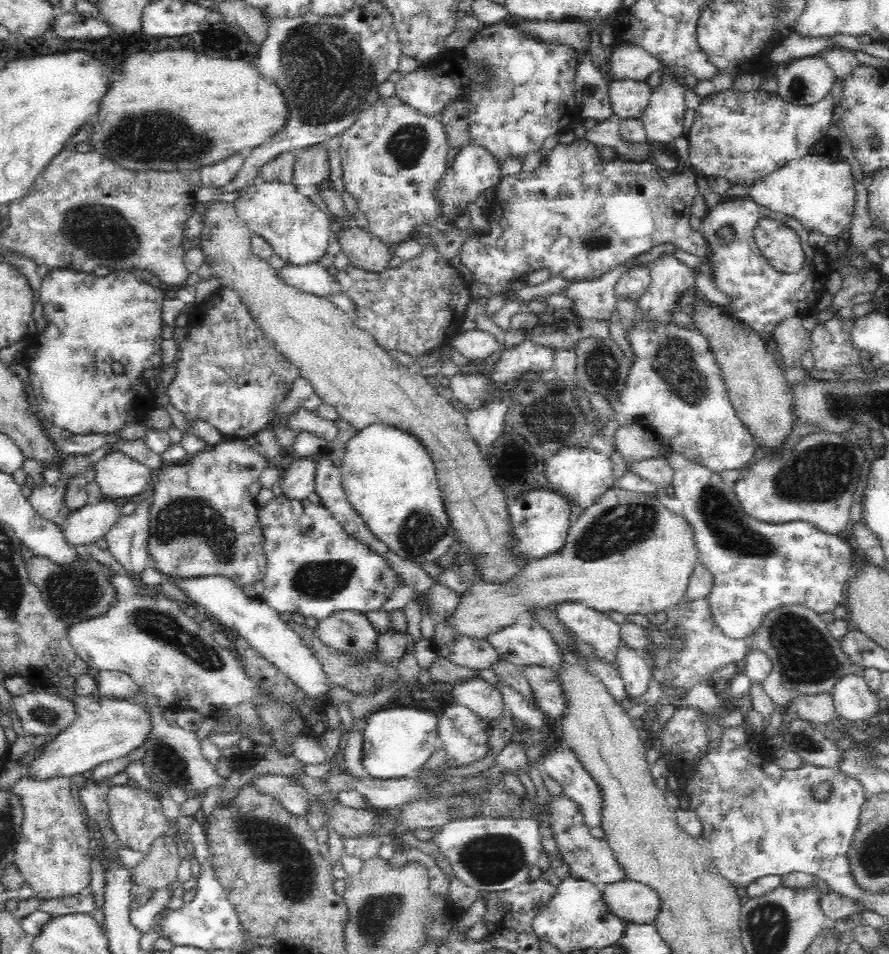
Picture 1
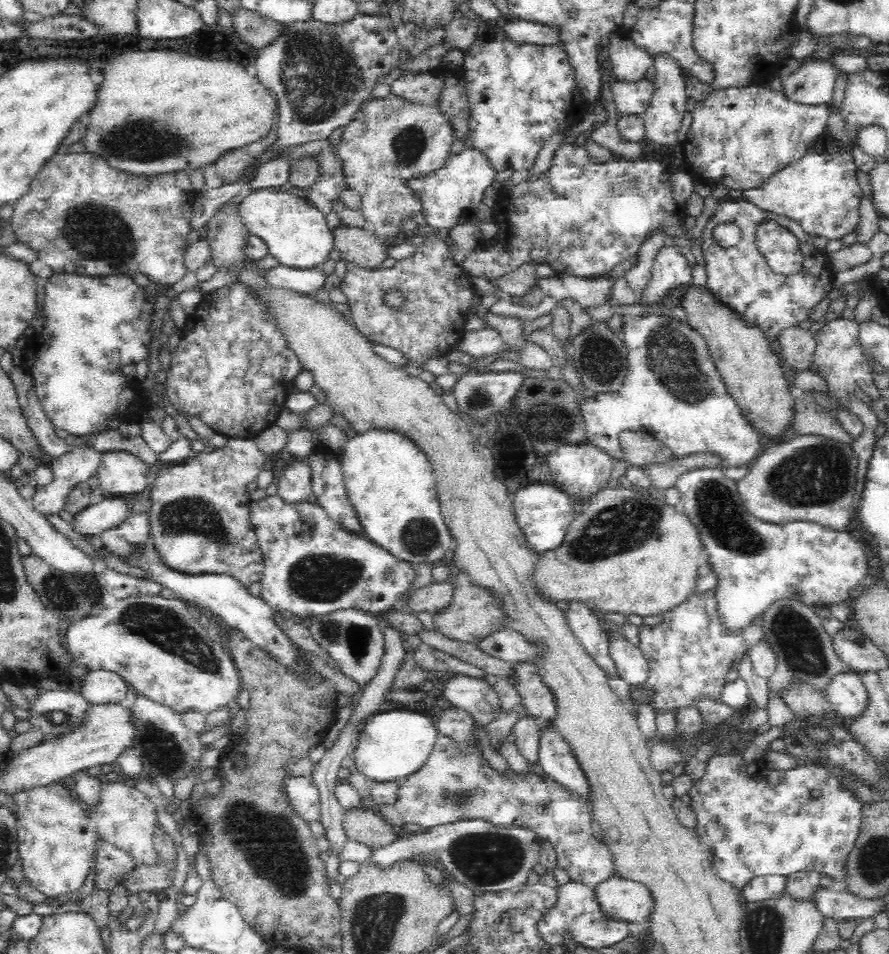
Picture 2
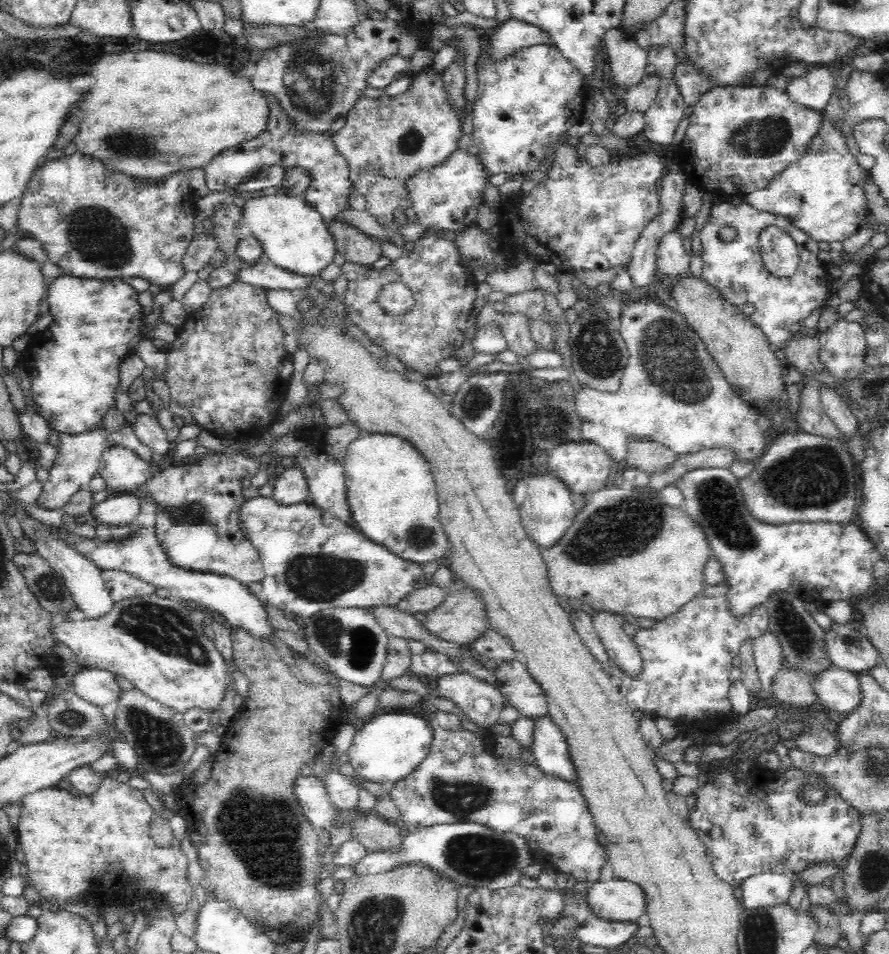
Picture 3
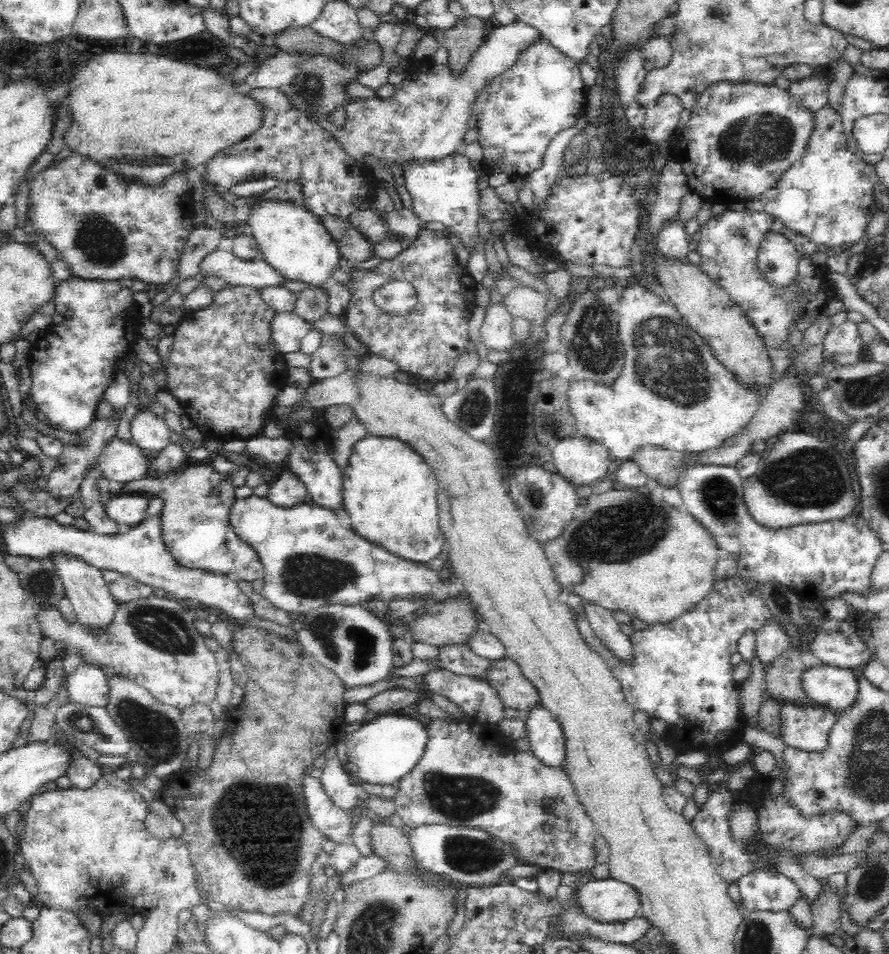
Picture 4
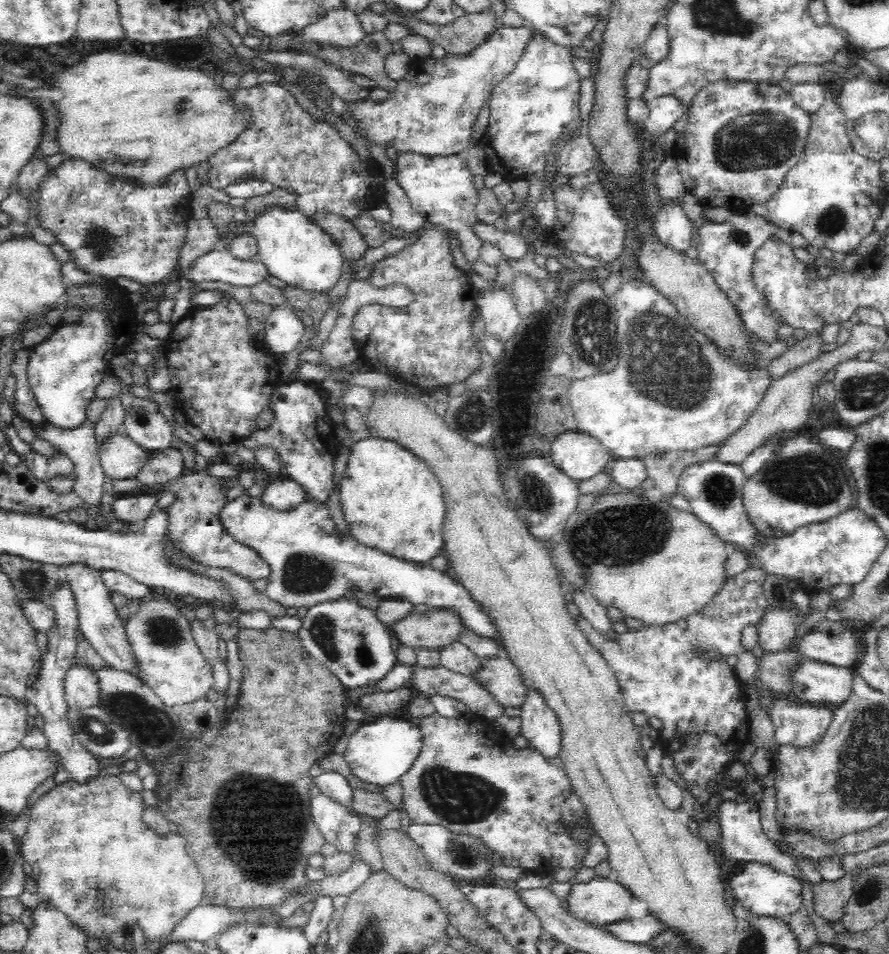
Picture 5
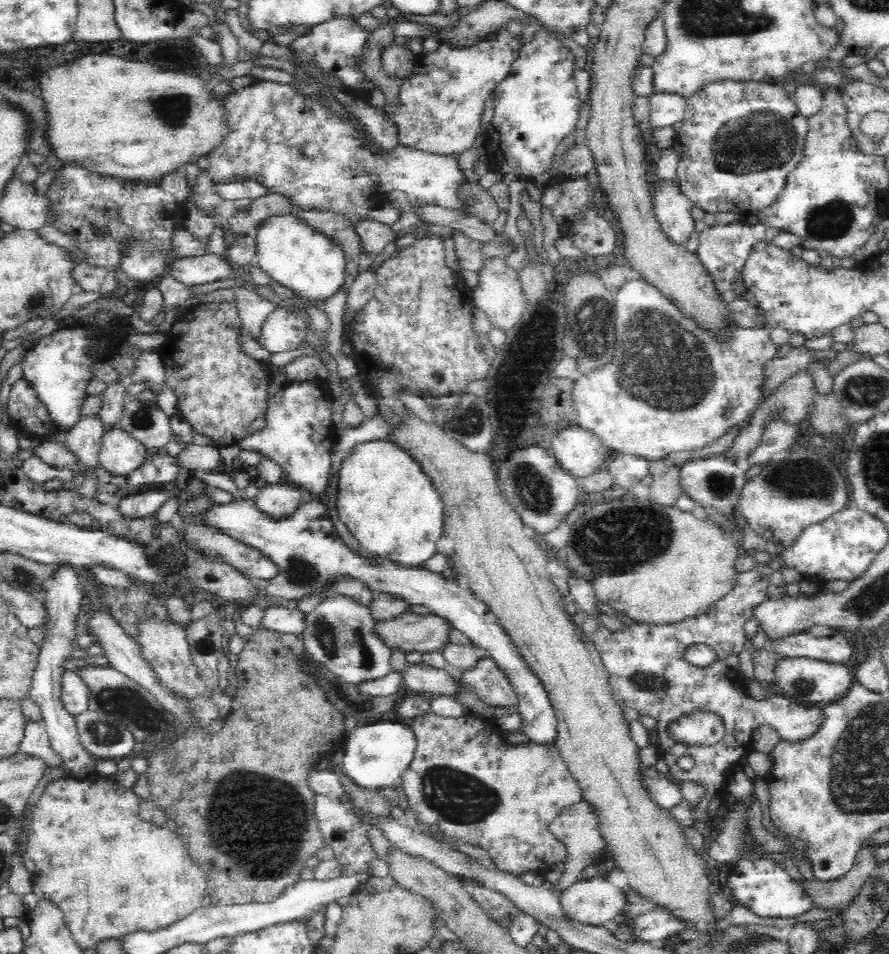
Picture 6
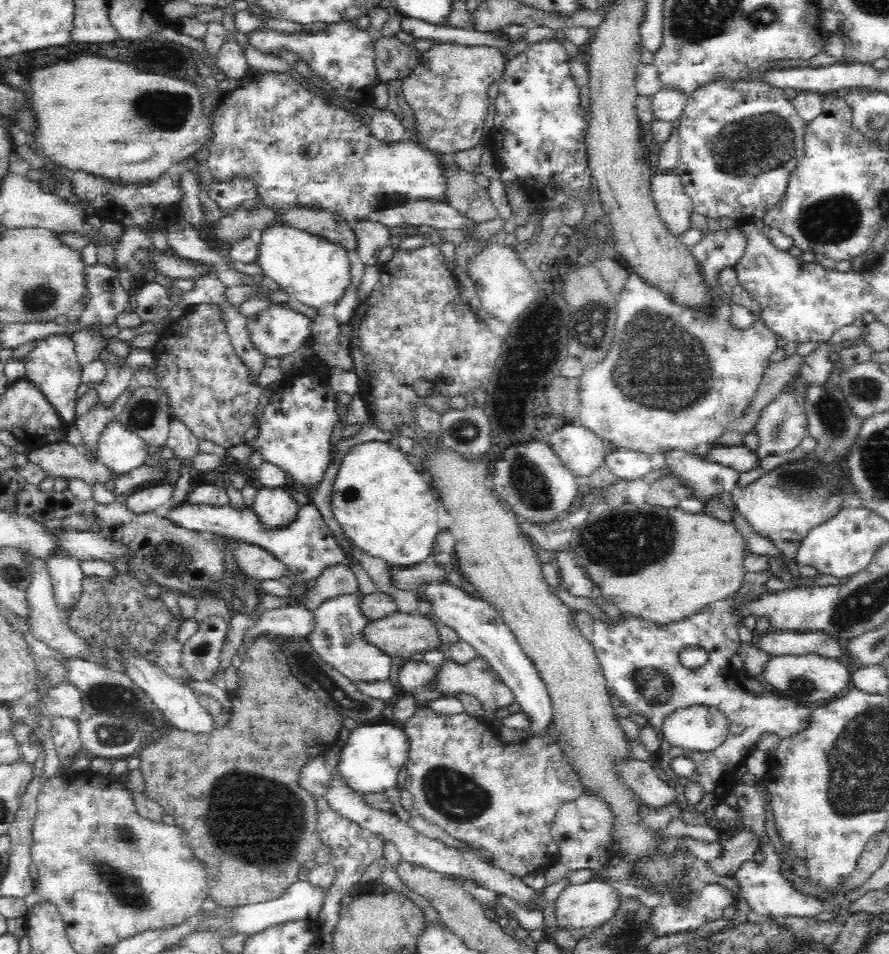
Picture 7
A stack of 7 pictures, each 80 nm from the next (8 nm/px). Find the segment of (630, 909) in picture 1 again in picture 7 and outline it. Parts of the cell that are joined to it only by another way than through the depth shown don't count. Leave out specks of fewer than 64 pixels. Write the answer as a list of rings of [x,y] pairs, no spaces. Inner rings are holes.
[[[604,880],[570,885],[556,899],[555,918],[564,928],[598,928],[616,914],[621,900],[619,891]]]

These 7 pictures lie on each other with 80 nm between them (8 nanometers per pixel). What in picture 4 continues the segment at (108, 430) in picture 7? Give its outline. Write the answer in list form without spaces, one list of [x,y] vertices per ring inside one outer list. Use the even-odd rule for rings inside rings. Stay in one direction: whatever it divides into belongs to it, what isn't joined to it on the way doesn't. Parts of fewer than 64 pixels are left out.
[[[114,436],[102,450],[98,466],[103,478],[116,489],[148,475],[149,462],[136,444],[128,444]]]

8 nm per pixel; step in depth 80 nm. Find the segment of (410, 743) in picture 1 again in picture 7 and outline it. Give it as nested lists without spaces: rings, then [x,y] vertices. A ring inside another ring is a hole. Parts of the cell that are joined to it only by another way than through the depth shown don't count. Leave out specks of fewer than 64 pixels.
[[[389,719],[358,725],[351,730],[348,741],[340,748],[338,770],[347,785],[358,794],[385,793],[388,788],[396,786],[398,771],[408,762],[410,741],[402,725]]]

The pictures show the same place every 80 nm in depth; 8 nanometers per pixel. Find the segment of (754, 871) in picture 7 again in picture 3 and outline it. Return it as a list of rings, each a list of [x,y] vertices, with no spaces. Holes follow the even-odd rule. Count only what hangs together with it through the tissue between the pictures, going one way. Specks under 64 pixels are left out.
[[[763,874],[748,878],[740,886],[740,898],[746,909],[777,905],[788,900],[792,877],[788,875]]]

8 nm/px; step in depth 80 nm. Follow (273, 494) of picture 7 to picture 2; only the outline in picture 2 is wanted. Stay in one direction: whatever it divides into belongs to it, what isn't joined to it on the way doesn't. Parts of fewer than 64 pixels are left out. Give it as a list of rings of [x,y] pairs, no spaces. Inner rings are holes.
[[[301,458],[285,463],[283,472],[277,482],[277,494],[288,503],[307,501],[313,493],[308,460]]]

